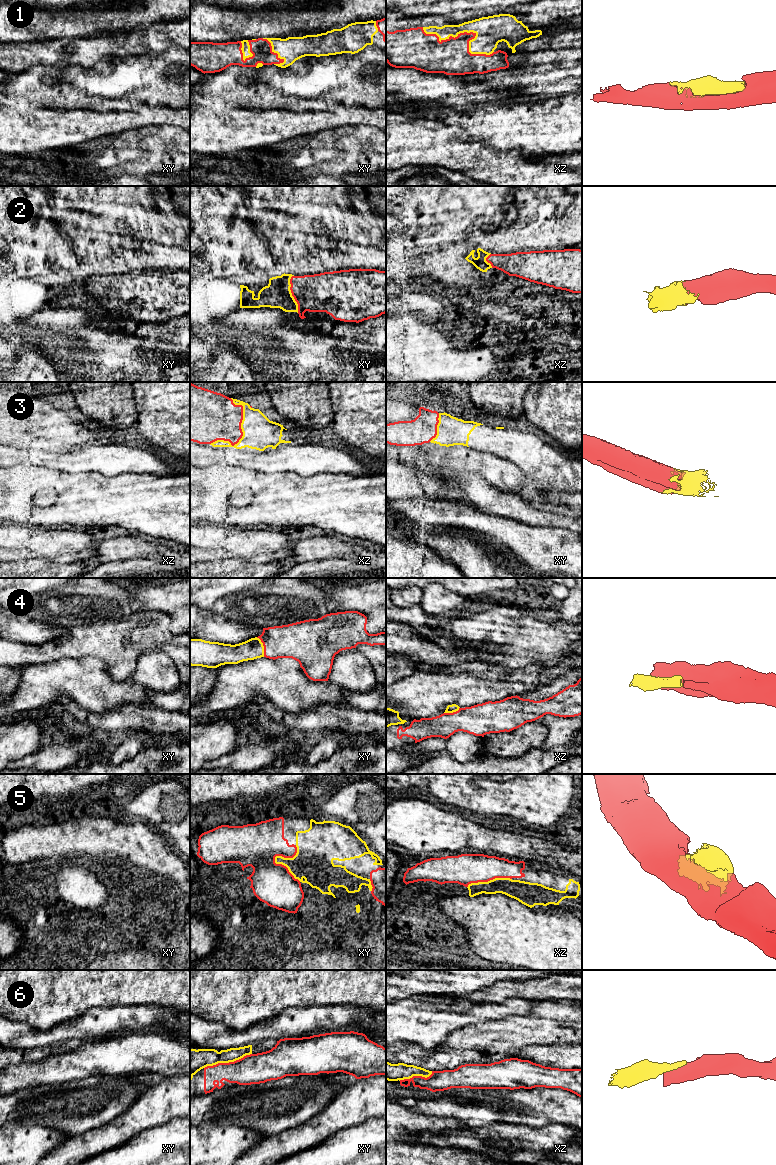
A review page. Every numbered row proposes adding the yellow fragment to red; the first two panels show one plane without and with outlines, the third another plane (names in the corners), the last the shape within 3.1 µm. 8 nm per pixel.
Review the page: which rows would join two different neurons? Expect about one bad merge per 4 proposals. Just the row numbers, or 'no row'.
6

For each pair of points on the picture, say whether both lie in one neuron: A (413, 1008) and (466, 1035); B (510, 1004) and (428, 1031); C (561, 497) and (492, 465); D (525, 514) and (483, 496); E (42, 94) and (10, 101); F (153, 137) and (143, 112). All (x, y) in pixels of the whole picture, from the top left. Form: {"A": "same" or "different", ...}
{"A": "different", "B": "same", "C": "different", "D": "same", "E": "same", "F": "different"}

